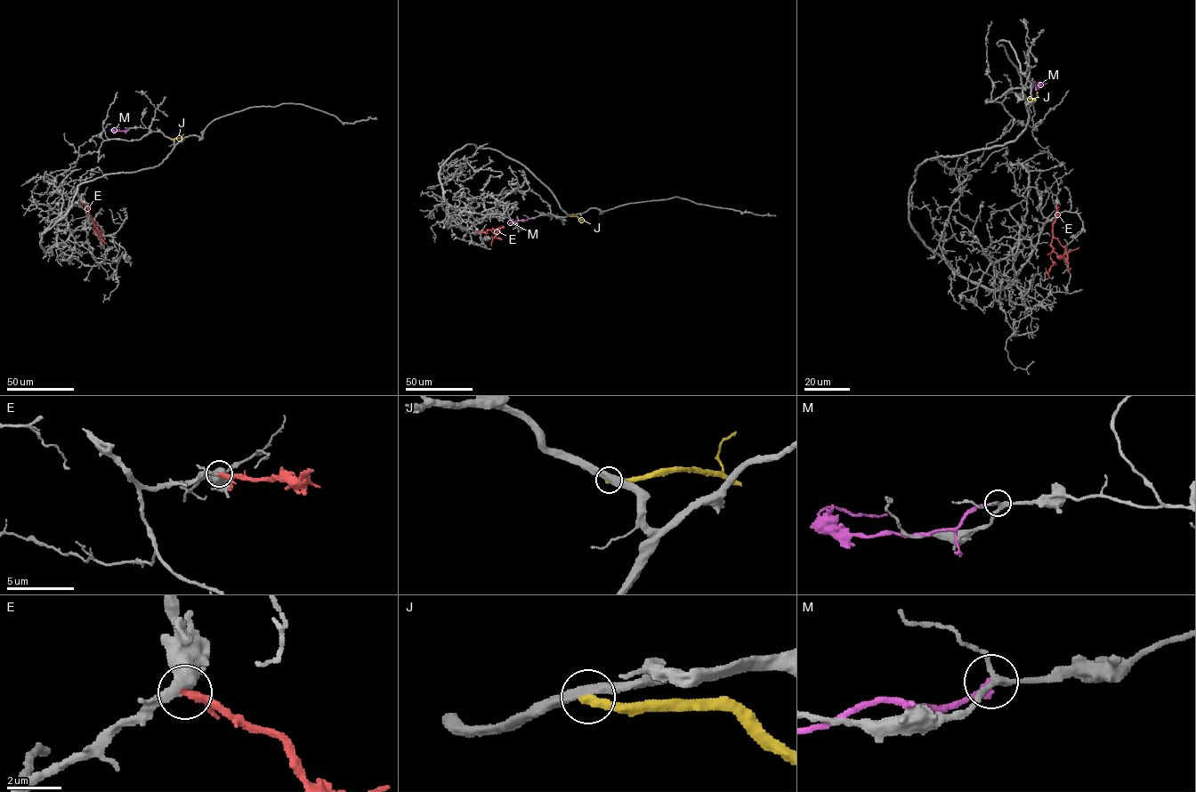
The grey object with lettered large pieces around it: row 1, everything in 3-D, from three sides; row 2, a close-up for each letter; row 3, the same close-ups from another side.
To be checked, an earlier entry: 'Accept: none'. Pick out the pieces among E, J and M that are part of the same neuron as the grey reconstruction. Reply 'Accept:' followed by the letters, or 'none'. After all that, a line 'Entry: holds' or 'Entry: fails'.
Accept: E
Entry: fails

